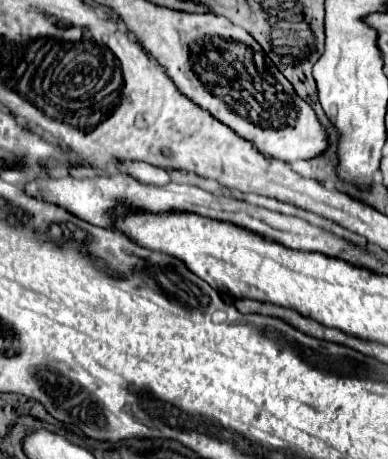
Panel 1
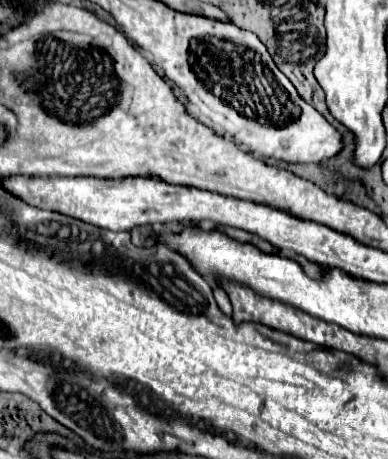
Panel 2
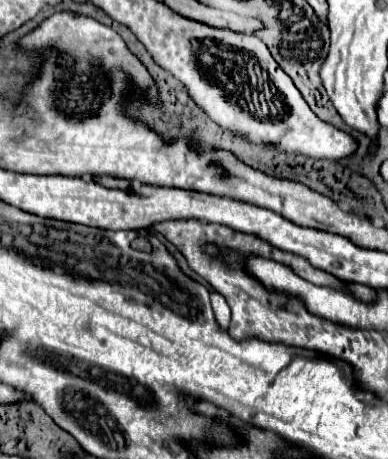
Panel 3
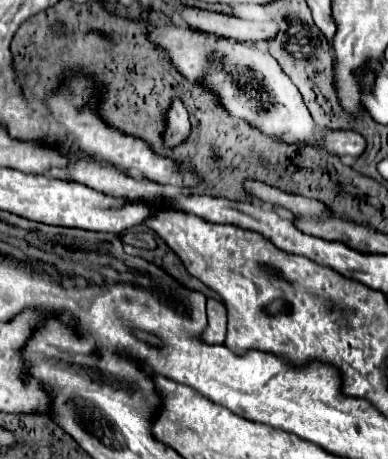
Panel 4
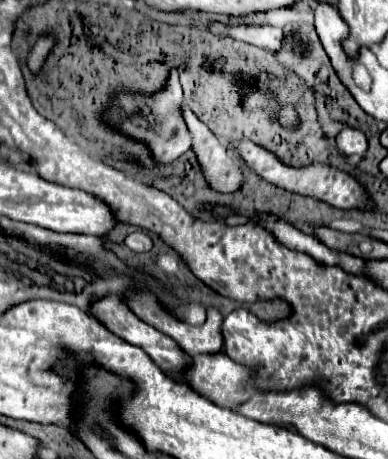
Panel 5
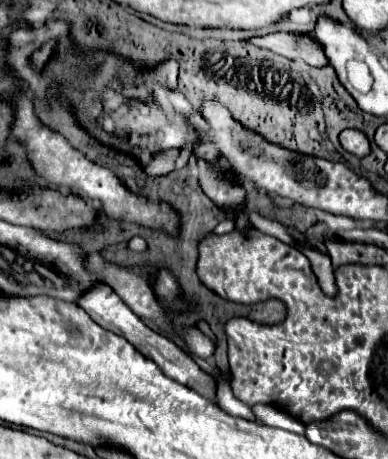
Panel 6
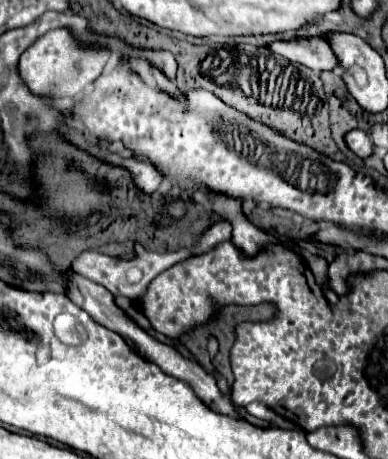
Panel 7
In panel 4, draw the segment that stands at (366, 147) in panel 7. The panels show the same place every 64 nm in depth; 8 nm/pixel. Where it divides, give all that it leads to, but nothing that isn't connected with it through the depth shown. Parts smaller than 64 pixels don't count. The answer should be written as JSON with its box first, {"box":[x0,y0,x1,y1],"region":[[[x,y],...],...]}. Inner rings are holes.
{"box":[150,14,366,156],"region":[[[150,14],[150,22],[154,30],[150,40],[162,48],[172,64],[184,74],[188,80],[202,82],[212,88],[212,92],[220,92],[220,100],[224,100],[224,108],[232,112],[236,118],[244,118],[256,124],[268,136],[276,136],[284,142],[304,142],[304,144],[320,144],[328,148],[328,152],[336,156],[360,156],[366,148],[364,136],[352,130],[326,130],[318,128],[292,80],[282,72],[276,60],[258,44],[244,44],[228,38],[218,38],[214,34],[202,34],[192,28],[176,26],[164,14]]]}

